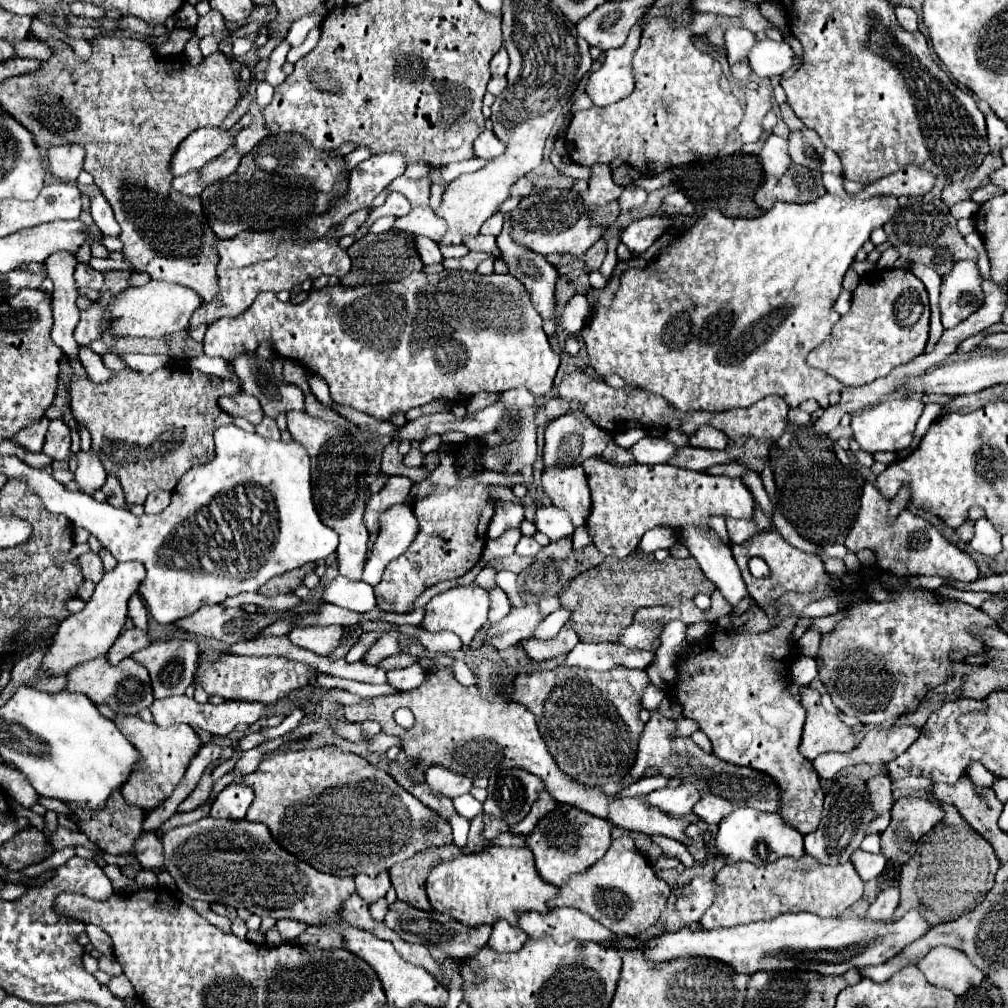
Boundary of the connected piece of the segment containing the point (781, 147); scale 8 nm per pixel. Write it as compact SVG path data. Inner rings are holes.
M770 134L766 138L758 156L764 166L764 172L774 178L780 178L792 166L792 160L788 156L788 140L784 140L776 134Z

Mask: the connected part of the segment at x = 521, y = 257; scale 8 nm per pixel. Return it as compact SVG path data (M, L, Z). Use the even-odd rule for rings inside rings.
M506 214L504 230L496 238L498 248L502 250L502 258L510 268L510 274L516 276L526 290L530 292L534 308L540 312L544 320L556 320L556 280L558 272L552 264L544 260L544 256L530 252L516 244L510 236L510 220Z

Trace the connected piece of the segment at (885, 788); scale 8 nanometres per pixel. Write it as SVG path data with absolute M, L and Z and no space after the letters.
M878 774L876 784L866 784L866 788L870 792L870 804L872 804L874 818L880 818L882 814L886 814L892 808L892 802L894 802L892 782L886 774Z

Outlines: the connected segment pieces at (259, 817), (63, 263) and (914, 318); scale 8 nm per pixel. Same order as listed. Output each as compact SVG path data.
M334 746L308 748L300 752L276 752L262 760L256 772L236 776L234 782L246 782L256 792L246 820L266 824L282 848L326 874L356 876L364 872L368 876L378 876L380 872L390 870L394 864L408 860L430 846L452 844L452 828L446 820L442 820L436 812L430 812L430 808L410 796L410 792L406 792L378 766L358 754L344 752Z
M54 252L44 260L44 268L48 278L54 282L52 292L52 310L54 310L54 328L52 342L70 358L78 358L78 342L74 340L74 328L80 318L80 310L76 308L76 282L74 268L76 258L70 252Z
M876 268L862 276L852 294L852 310L834 324L830 338L814 348L806 362L846 386L864 386L922 354L928 342L928 322L930 306L924 284L910 270Z

